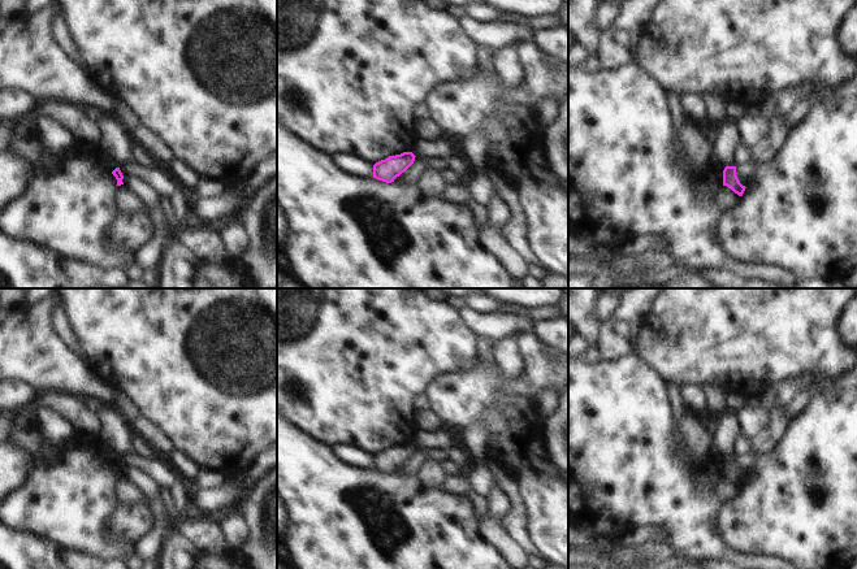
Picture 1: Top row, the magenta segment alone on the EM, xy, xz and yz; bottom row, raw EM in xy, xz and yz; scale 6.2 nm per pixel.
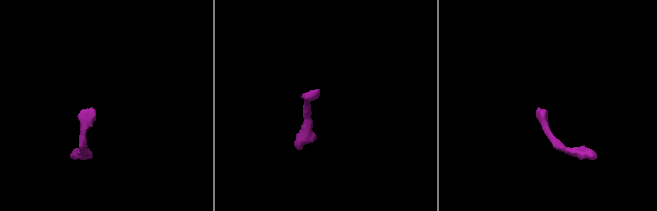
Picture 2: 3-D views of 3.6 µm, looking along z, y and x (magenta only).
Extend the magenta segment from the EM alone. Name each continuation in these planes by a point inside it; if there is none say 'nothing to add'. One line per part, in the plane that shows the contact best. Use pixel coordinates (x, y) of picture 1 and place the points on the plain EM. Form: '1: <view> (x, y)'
nothing to add

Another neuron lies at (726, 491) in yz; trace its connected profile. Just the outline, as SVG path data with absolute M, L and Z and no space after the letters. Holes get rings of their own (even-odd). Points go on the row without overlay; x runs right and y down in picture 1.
M722 477L715 483L711 483L709 488L723 504L733 501L740 495L740 487L727 477Z

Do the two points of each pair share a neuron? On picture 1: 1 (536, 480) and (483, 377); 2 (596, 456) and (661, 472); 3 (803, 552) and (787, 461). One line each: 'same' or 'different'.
1: same
2: same
3: same

